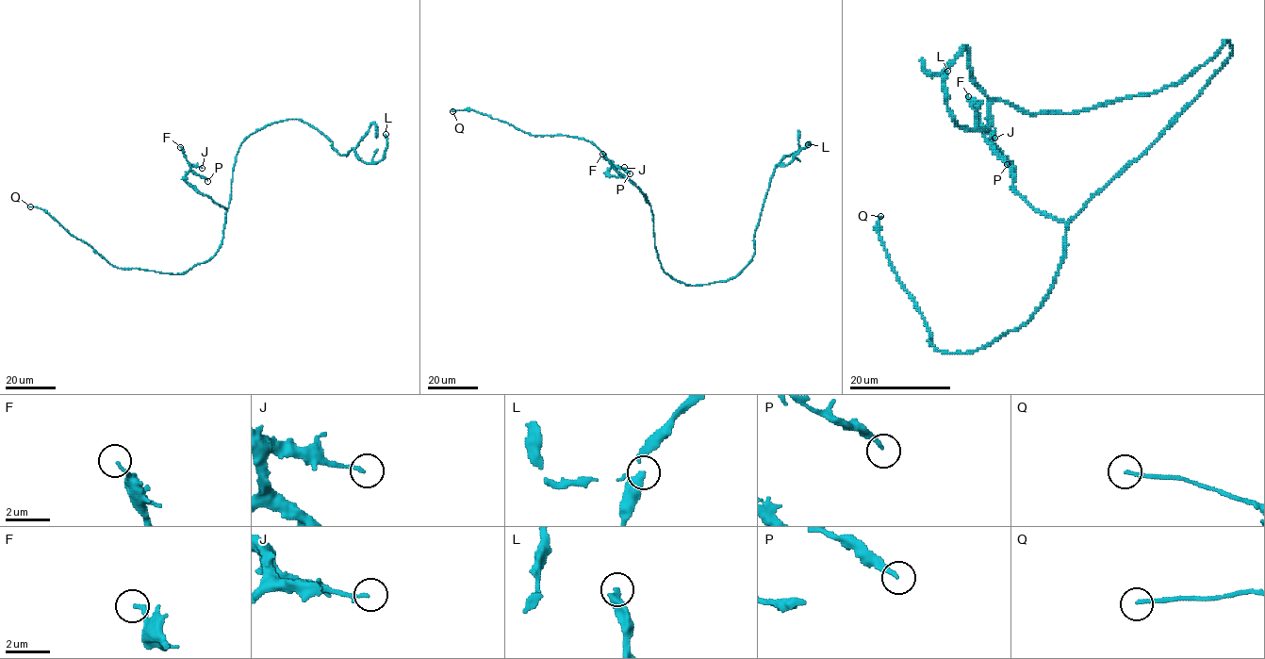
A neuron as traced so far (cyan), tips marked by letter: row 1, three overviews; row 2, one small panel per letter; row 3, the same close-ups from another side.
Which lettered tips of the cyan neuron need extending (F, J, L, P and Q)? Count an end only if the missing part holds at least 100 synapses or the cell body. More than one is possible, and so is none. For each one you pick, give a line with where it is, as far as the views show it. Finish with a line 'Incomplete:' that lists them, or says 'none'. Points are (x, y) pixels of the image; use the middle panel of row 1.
Incomplete: none

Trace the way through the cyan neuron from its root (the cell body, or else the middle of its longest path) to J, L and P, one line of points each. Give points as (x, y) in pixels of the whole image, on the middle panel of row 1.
J: (655, 238), (653, 214), (647, 197), (629, 179), (608, 172), (613, 163), (624, 167)
L: (655, 238), (662, 268), (678, 281), (702, 285), (734, 277), (754, 253), (775, 167), (789, 163), (808, 144)
P: (655, 238), (653, 214), (647, 197), (631, 180), (611, 176), (608, 171), (619, 167), (630, 173)

